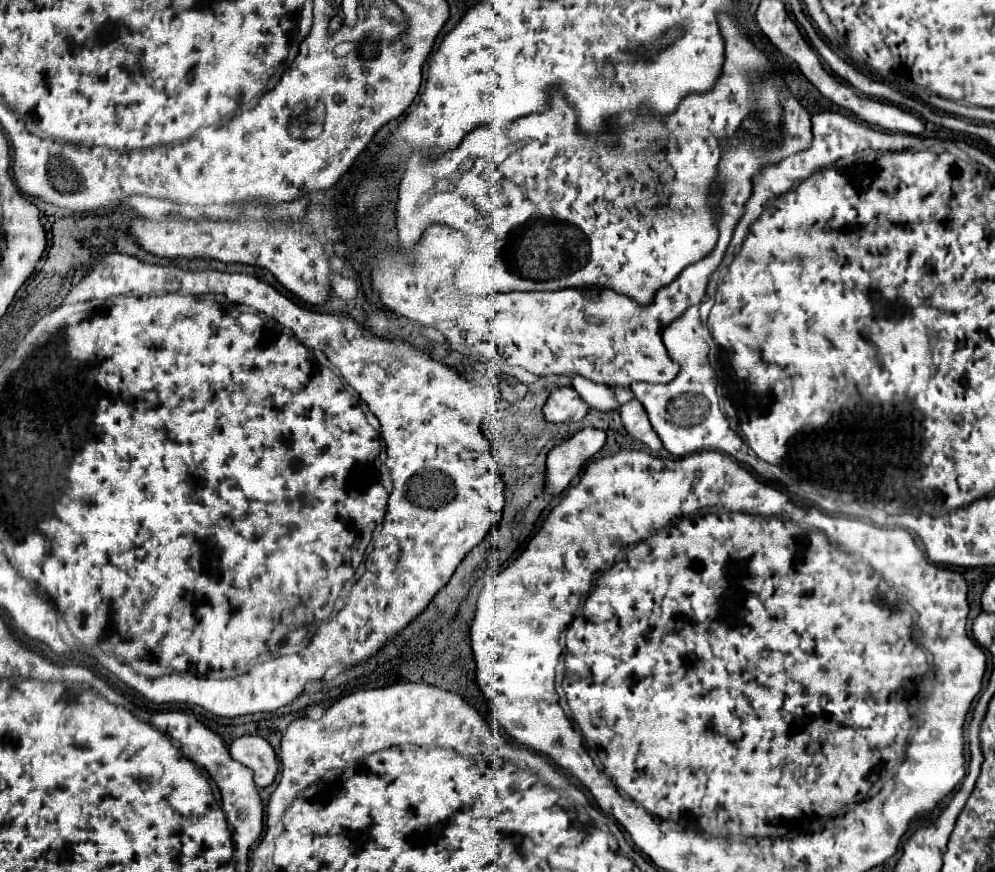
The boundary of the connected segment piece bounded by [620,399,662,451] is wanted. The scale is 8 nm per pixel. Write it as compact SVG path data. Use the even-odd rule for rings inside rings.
M632 399L632 401L628 401L626 405L622 405L622 407L620 407L620 417L622 417L622 423L624 423L626 431L628 431L634 439L642 441L642 443L644 443L648 449L652 449L652 451L660 451L660 449L662 449L662 441L660 441L660 437L654 433L654 429L652 429L652 425L650 425L650 421L648 421L648 417L646 417L646 411L644 411L644 407L640 405L640 401Z

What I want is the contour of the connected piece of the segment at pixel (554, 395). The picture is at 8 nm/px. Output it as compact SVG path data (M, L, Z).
M558 387L550 393L544 405L544 417L550 423L576 423L588 413L588 405L572 387Z

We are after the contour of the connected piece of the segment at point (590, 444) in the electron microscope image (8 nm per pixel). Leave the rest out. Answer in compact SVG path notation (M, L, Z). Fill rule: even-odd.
M586 427L572 439L564 441L548 453L546 489L550 493L564 491L572 479L582 471L582 467L592 459L606 443L606 433L594 427Z

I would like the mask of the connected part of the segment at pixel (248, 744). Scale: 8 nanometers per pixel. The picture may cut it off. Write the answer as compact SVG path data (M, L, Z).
M258 735L238 737L230 745L230 755L254 771L254 781L258 787L268 787L276 779L278 759L266 739Z

